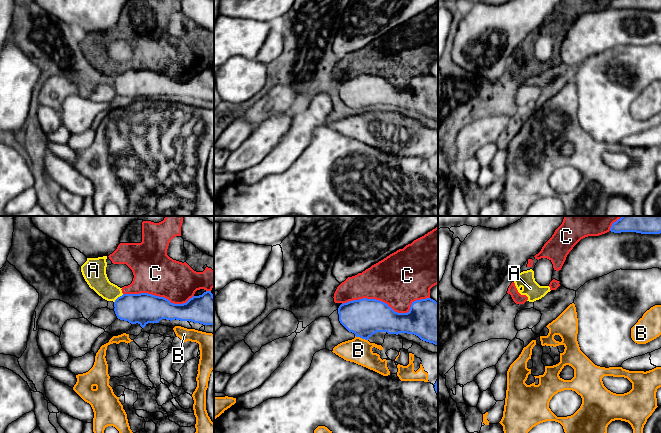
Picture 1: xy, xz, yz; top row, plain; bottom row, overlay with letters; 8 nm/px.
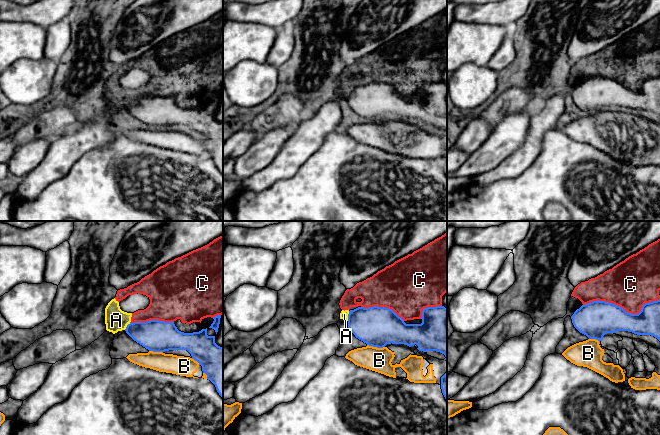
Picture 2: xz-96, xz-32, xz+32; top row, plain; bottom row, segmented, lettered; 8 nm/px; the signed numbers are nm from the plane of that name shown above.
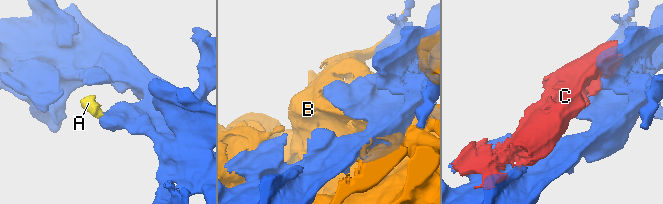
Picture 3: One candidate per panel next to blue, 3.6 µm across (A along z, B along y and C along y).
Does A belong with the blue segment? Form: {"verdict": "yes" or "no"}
{"verdict": "no"}

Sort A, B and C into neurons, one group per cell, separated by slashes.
A C / B

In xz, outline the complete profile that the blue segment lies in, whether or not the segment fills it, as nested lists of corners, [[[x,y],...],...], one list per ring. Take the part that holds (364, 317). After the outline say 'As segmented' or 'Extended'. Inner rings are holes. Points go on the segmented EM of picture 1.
[[[431,298],[412,302],[407,313],[395,312],[376,299],[359,299],[338,308],[339,321],[356,337],[368,340],[377,332],[407,333],[438,346],[438,302]]]. As segmented

